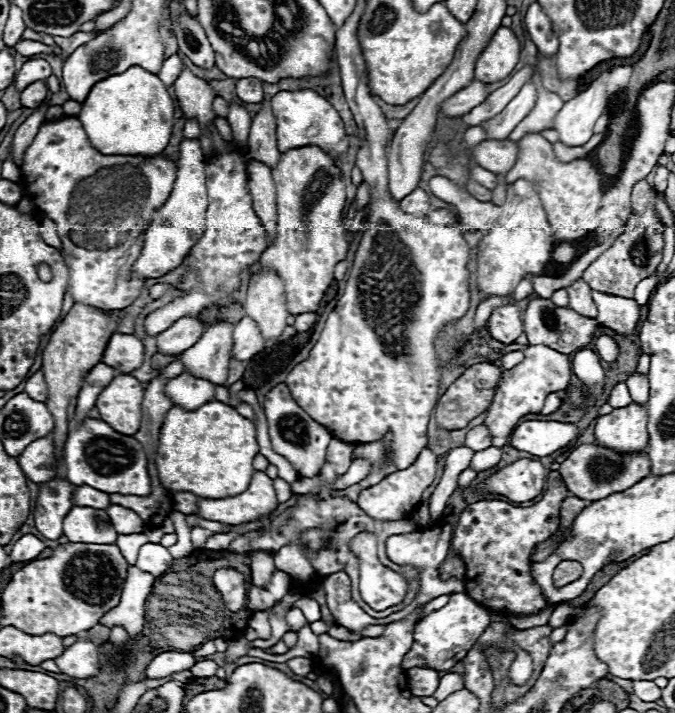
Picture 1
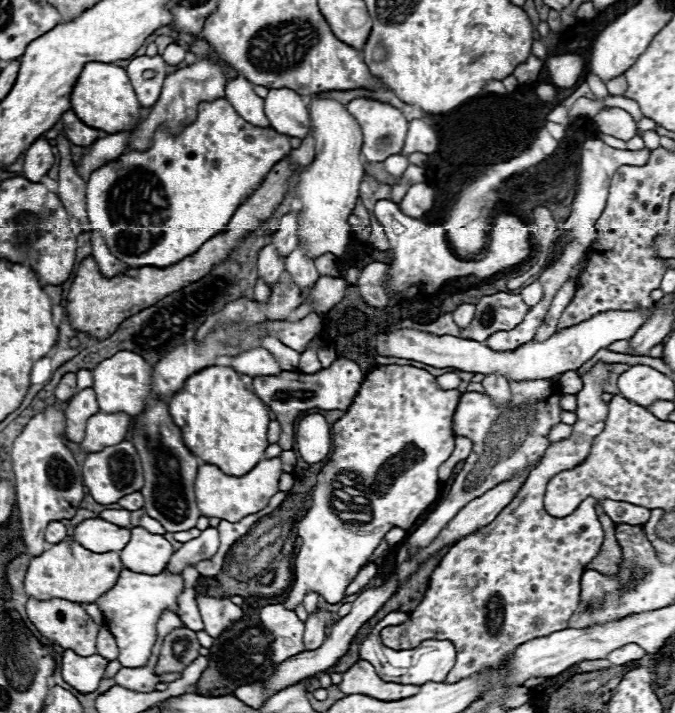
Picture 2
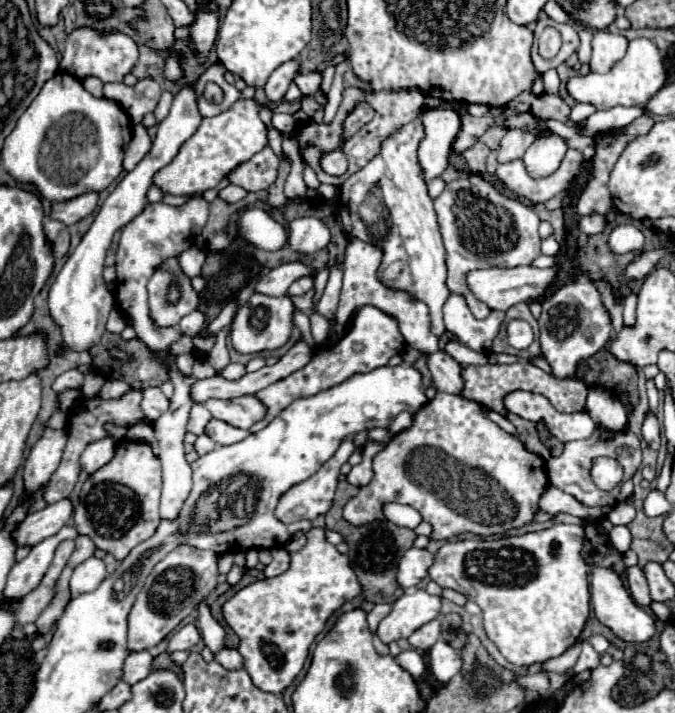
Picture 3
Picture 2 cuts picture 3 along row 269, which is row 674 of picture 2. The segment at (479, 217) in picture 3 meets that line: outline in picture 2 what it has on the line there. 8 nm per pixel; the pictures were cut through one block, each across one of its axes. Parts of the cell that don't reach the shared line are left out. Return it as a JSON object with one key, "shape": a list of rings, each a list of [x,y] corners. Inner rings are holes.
{"shape":[[[596,362],[584,376],[584,388],[578,396],[578,410],[576,410],[576,424],[570,438],[560,440],[552,444],[540,464],[528,474],[524,486],[518,490],[514,500],[496,516],[496,520],[478,532],[466,536],[464,540],[456,542],[446,556],[440,560],[436,570],[430,576],[428,590],[416,610],[410,612],[408,620],[400,626],[384,628],[382,640],[388,648],[416,648],[422,640],[450,640],[456,646],[456,664],[454,670],[448,672],[446,684],[454,684],[458,680],[470,678],[480,674],[488,668],[500,668],[518,644],[524,644],[526,640],[534,640],[538,636],[548,636],[550,632],[558,632],[562,628],[568,628],[568,620],[574,614],[574,608],[578,608],[580,600],[580,578],[588,562],[600,552],[604,530],[598,522],[598,516],[594,508],[578,508],[576,512],[556,518],[550,516],[544,510],[544,492],[546,484],[552,476],[556,476],[562,470],[576,468],[586,460],[590,454],[594,438],[602,432],[606,426],[608,416],[608,402],[602,400],[604,396],[604,384],[610,378],[610,362]],[[504,604],[506,604],[506,616],[504,616]],[[536,620],[542,620],[540,626],[536,626]]]}

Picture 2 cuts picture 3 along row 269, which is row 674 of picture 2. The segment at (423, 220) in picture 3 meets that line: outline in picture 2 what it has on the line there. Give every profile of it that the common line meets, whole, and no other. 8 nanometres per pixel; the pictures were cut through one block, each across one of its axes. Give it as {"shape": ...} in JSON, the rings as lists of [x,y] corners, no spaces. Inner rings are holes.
{"shape":[[[390,612],[384,620],[380,620],[372,632],[362,640],[360,648],[358,648],[358,656],[360,660],[370,660],[370,664],[374,664],[376,672],[390,682],[398,682],[398,684],[426,684],[426,682],[442,682],[446,678],[446,674],[450,672],[450,668],[454,666],[456,660],[456,650],[452,646],[452,642],[448,640],[424,640],[420,644],[420,648],[414,650],[392,650],[388,646],[382,644],[380,638],[380,630],[386,626],[394,626],[394,624],[402,624],[408,620],[406,612]]]}

